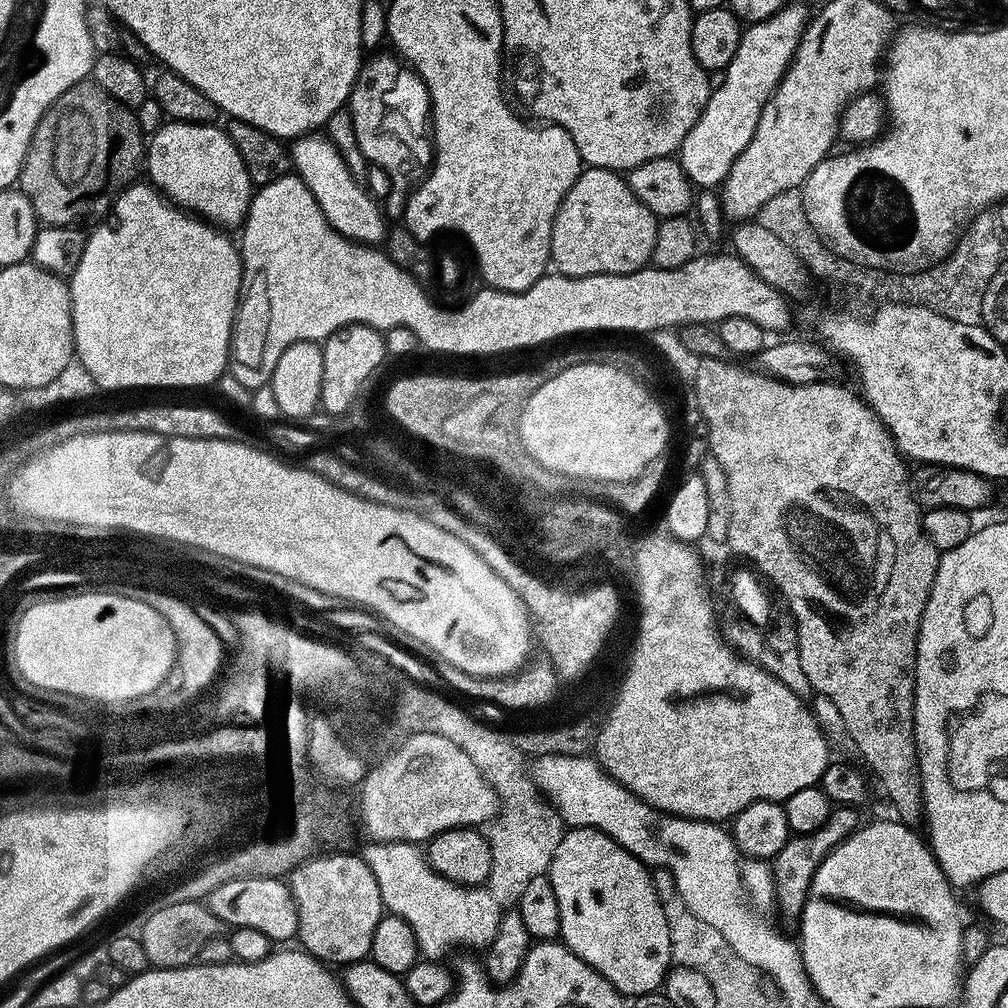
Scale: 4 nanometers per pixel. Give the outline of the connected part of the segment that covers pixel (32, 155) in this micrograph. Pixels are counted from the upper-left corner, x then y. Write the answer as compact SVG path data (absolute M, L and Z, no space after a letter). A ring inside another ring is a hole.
M91 79L81 80L79 84L70 86L70 90L66 90L57 98L57 100L48 107L48 113L41 118L38 126L32 135L32 141L28 147L28 153L24 159L24 165L20 171L20 178L18 181L19 191L24 193L24 197L28 199L34 206L36 211L37 221L41 225L51 226L53 228L66 228L69 226L77 226L76 224L84 224L87 220L91 222L103 221L104 217L108 215L112 201L137 179L136 171L141 171L142 161L146 156L146 136L140 131L138 122L136 121L136 113L127 103L114 99L114 97L106 90L102 90L102 86L93 82Z

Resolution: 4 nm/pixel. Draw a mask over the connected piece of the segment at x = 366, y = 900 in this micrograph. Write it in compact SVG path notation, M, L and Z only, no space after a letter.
M350 854L315 855L290 873L298 910L299 947L328 966L347 966L365 959L372 951L374 930L378 930L378 922L386 912L370 867L359 855L346 855Z

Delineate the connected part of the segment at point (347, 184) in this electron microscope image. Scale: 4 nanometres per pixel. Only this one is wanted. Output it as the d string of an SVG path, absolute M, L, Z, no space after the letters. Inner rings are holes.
M305 134L295 137L290 144L292 168L302 183L314 194L322 214L335 232L357 244L376 246L385 239L385 213L363 183L352 177L345 153L339 152L336 143L324 134Z

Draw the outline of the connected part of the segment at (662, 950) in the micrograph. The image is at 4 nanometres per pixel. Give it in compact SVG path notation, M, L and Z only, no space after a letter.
M568 828L563 838L558 842L558 850L554 850L554 858L546 873L548 880L554 886L554 898L558 898L559 939L575 956L582 958L582 962L586 962L595 972L602 974L602 978L606 978L606 982L610 982L610 986L614 986L624 998L653 995L663 985L669 968L674 964L671 958L670 929L666 922L666 915L663 913L664 900L656 893L656 888L652 885L652 876L648 872L651 871L641 860L627 852L622 846L618 846L618 842L610 839L604 832L600 832L596 828Z

